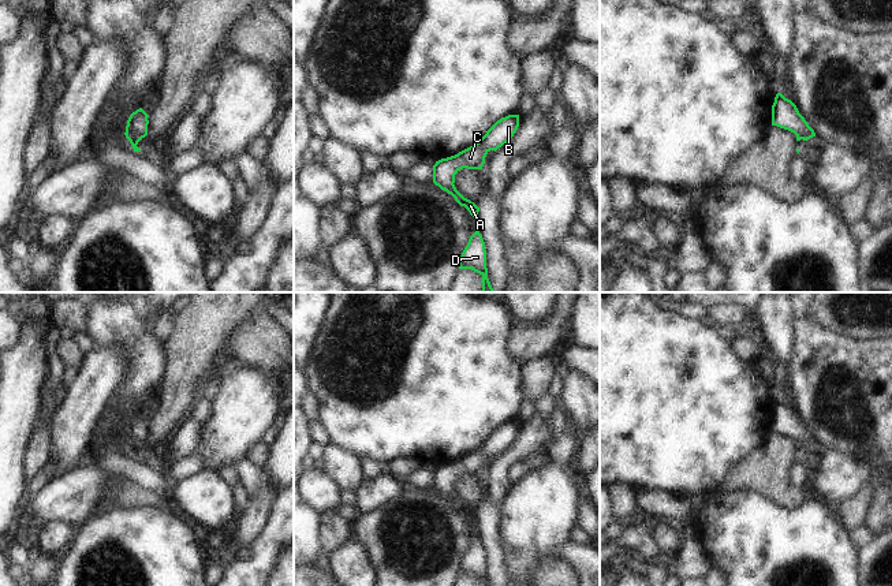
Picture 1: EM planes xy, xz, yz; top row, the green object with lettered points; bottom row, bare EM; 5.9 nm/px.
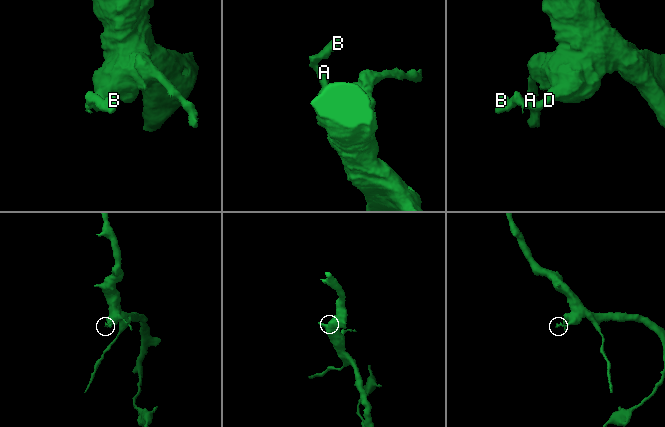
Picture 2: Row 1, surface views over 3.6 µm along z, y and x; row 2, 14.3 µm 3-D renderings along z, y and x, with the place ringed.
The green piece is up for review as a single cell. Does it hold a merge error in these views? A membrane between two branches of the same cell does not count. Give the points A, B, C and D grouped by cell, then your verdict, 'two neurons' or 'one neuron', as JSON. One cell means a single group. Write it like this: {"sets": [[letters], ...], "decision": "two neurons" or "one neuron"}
{"sets": [["A", "B", "C", "D"]], "decision": "one neuron"}

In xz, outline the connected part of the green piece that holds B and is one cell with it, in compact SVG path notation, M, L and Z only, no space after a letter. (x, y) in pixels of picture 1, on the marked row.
M508 115L497 120L486 134L474 145L455 156L441 158L433 165L433 183L451 194L455 201L464 206L473 217L477 217L479 208L464 198L455 187L455 175L463 169L482 169L485 157L490 150L505 145L519 127L519 115Z

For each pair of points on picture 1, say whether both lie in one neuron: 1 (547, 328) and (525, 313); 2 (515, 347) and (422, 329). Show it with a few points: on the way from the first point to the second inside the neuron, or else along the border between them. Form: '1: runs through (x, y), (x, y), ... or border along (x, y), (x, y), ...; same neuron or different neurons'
1: border along (553, 306), (553, 312), (540, 321), (514, 320); different neurons
2: border along (510, 321), (507, 354), (521, 365); different neurons

